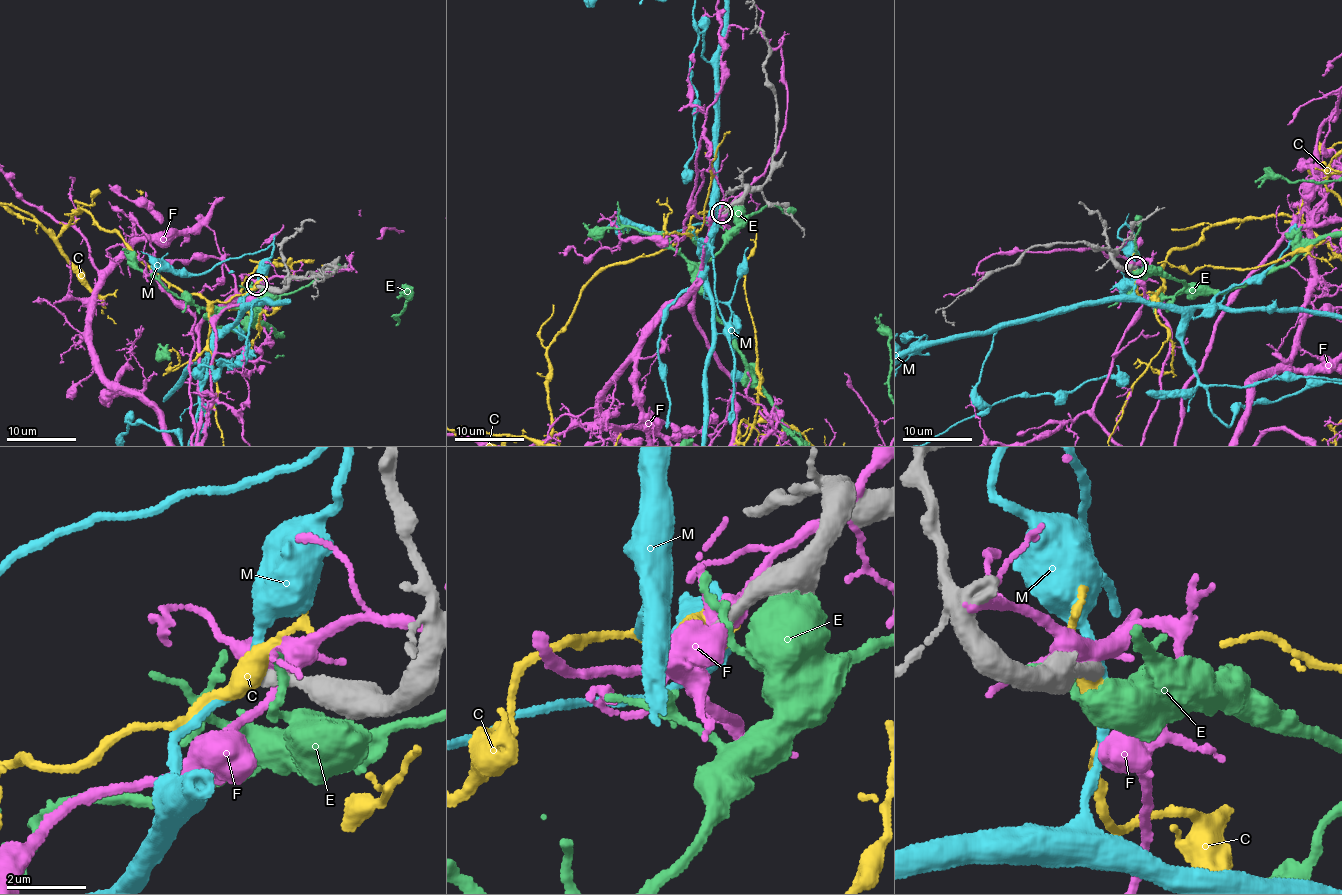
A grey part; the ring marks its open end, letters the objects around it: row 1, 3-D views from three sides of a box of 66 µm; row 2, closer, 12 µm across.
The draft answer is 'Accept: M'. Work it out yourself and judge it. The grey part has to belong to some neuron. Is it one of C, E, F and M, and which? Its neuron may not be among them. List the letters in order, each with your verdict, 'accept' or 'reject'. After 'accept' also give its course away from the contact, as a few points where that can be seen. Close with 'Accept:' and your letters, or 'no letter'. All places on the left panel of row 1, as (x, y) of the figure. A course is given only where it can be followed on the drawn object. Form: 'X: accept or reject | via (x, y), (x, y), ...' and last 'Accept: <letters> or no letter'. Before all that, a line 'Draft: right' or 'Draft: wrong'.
Draft: wrong
C: reject
E: reject
F: reject
M: reject
Accept: no letter

